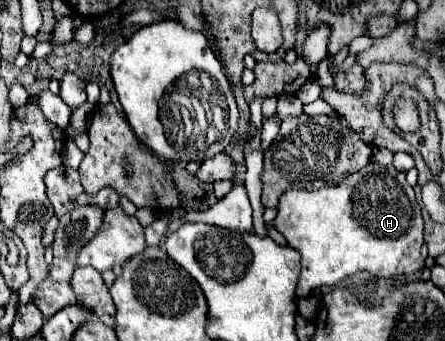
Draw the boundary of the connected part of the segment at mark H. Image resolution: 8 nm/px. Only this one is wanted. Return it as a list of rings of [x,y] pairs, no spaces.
[[[369,163],[365,165],[359,173],[353,173],[351,177],[343,179],[341,185],[335,185],[335,187],[323,187],[323,189],[317,189],[317,191],[305,191],[305,189],[289,189],[287,193],[283,193],[281,201],[279,201],[279,213],[273,221],[273,227],[287,239],[287,243],[297,249],[301,253],[301,277],[299,277],[299,283],[297,283],[297,297],[309,297],[315,289],[319,287],[331,287],[335,283],[339,283],[341,279],[349,277],[349,275],[355,275],[357,271],[369,271],[371,275],[375,277],[397,277],[397,275],[405,275],[405,273],[417,273],[423,269],[425,265],[425,259],[421,257],[421,245],[423,245],[423,219],[421,219],[421,209],[415,201],[415,191],[413,187],[405,181],[405,173],[403,171],[397,171],[393,169],[393,165],[379,165],[379,163]]]

